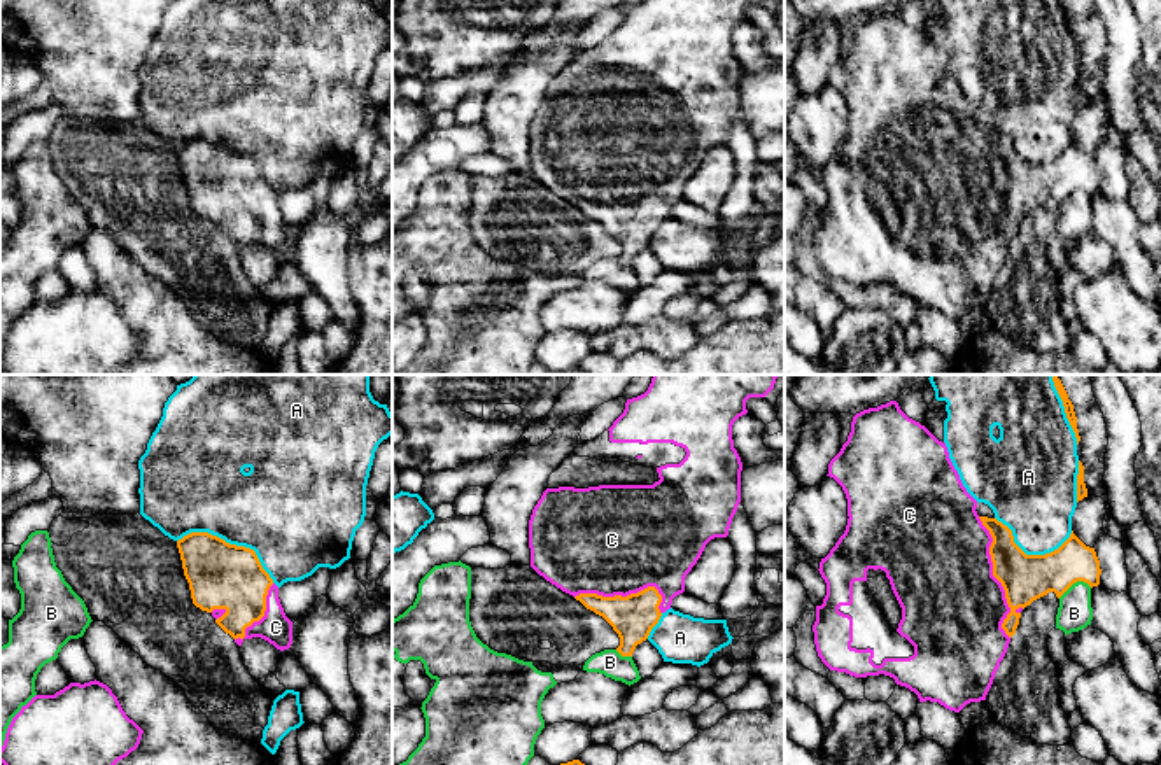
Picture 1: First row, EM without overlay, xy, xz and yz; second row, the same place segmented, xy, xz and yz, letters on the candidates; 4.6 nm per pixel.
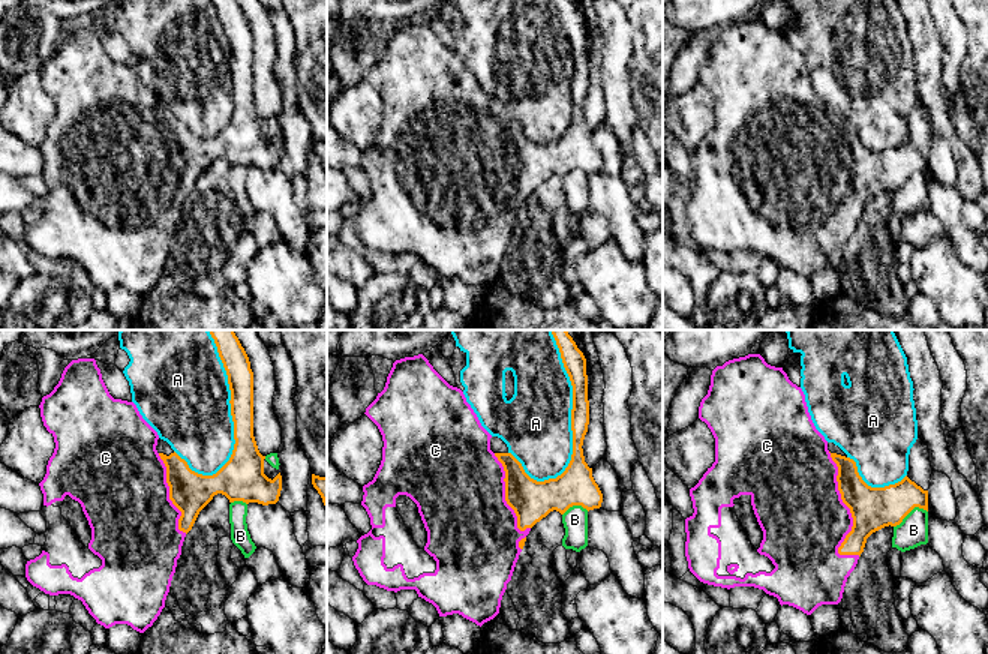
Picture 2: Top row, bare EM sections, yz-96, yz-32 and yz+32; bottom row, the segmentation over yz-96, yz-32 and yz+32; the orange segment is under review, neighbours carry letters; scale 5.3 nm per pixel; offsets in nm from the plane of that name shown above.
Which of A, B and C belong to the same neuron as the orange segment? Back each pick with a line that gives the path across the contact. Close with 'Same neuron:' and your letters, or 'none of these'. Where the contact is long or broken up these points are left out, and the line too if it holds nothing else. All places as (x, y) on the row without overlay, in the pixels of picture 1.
Same neuron: C

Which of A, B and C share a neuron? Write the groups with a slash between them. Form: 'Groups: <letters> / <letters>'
Groups: A / B / C

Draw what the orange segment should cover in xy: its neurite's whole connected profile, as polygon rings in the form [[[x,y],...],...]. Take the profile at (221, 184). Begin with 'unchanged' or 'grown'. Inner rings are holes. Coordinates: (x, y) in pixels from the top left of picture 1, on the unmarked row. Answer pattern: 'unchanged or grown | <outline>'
grown | [[[191,140],[177,156],[193,212],[210,221],[238,254],[261,245],[280,259],[291,256],[292,229],[254,158],[208,140]]]

